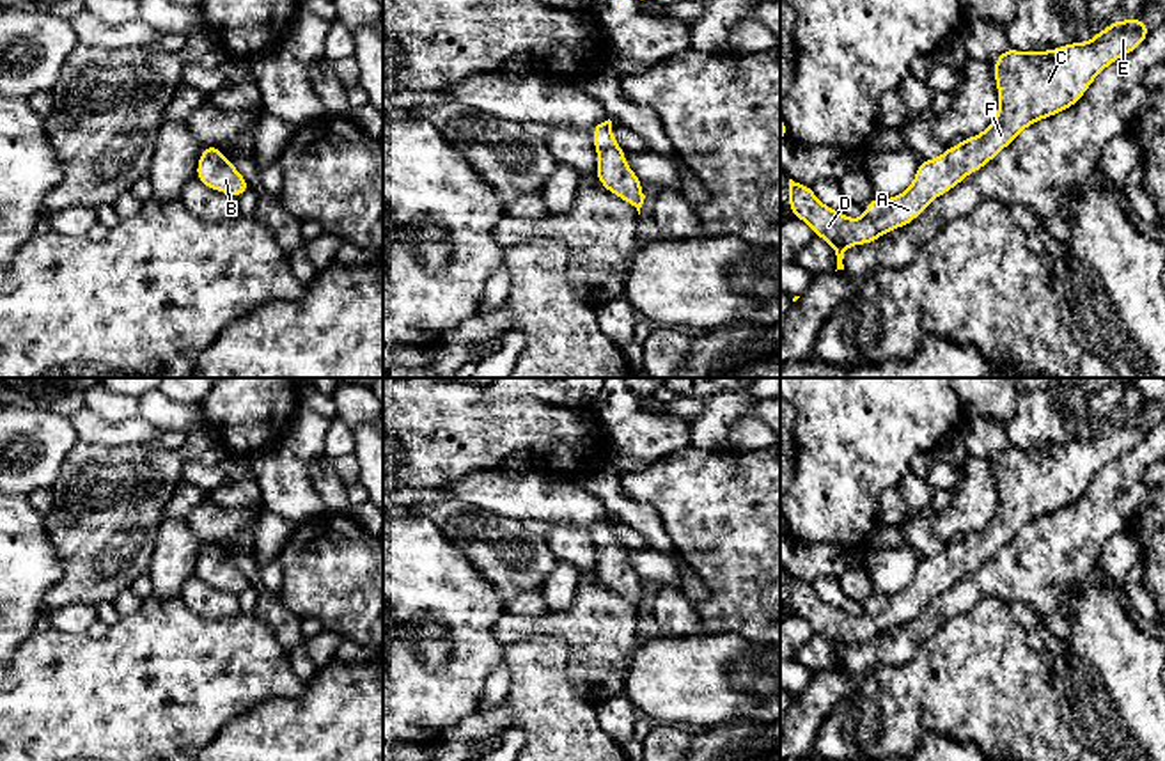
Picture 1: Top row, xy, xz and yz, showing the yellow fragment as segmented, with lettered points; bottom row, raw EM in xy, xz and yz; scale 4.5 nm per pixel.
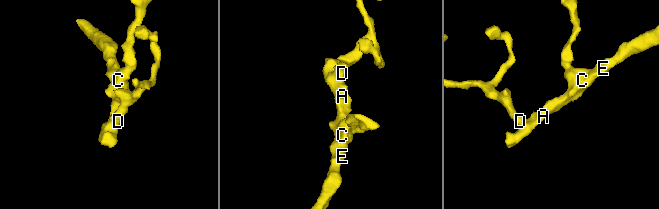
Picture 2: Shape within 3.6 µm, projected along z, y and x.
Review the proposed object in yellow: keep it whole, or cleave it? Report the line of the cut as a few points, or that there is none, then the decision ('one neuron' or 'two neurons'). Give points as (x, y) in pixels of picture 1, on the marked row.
no cut; one neuron

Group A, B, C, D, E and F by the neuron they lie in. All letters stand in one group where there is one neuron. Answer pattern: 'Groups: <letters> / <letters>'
Groups: A B C D E F

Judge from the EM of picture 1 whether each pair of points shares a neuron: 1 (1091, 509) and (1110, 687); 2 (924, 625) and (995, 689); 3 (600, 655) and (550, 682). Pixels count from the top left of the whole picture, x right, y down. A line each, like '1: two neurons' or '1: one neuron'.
1: two neurons
2: two neurons
3: two neurons

